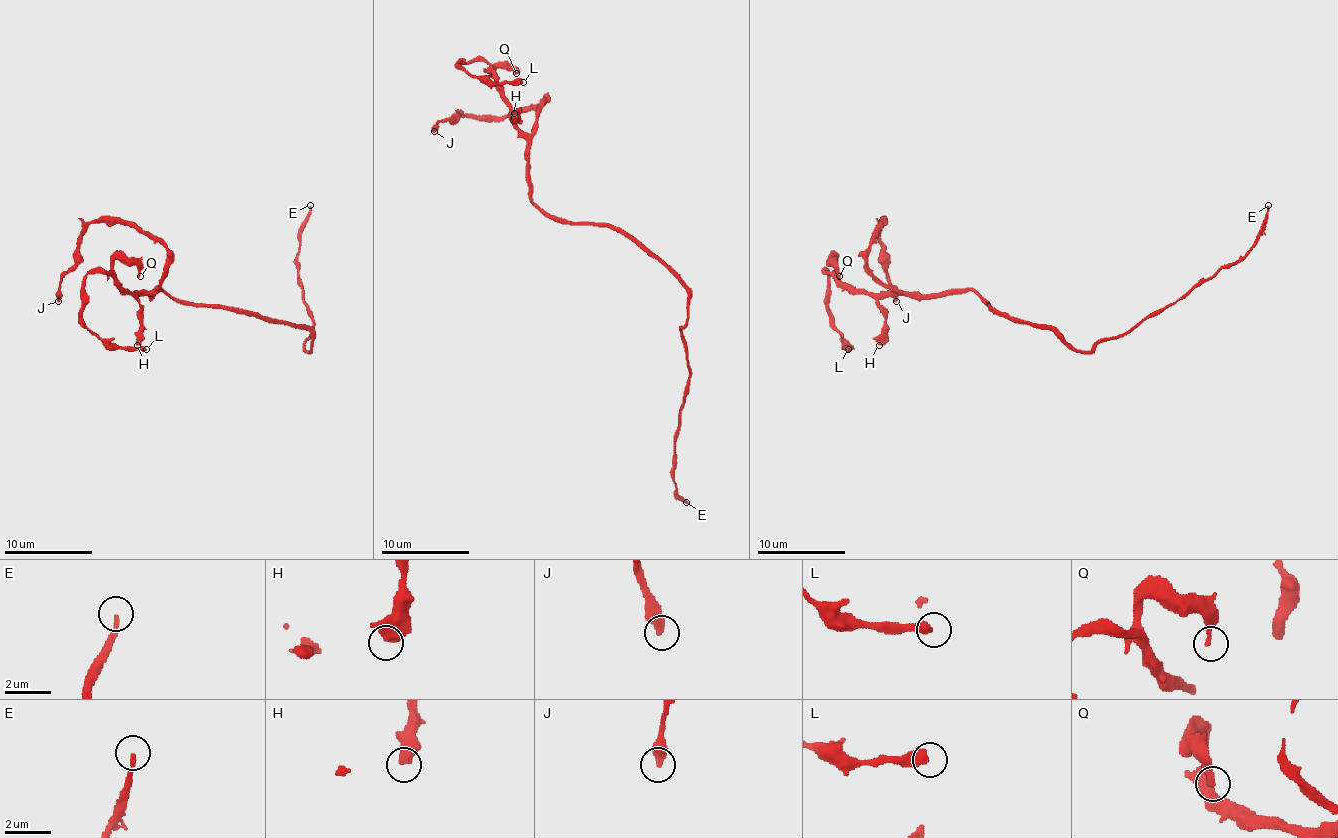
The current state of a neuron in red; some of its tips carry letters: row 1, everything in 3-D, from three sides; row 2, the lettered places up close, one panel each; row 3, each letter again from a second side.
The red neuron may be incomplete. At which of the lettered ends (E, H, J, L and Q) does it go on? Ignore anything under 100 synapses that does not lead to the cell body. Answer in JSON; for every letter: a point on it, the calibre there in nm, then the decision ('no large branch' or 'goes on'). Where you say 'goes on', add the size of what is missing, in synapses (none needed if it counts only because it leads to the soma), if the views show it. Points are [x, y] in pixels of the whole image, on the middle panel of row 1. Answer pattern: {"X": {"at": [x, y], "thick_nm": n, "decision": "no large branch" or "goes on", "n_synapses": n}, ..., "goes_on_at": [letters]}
{"E": {"at": [686, 502], "thick_nm": 170, "decision": "goes on", "n_synapses": 350}, "H": {"at": [514, 113], "thick_nm": 600, "decision": "no large branch"}, "J": {"at": [434, 131], "thick_nm": 480, "decision": "no large branch"}, "L": {"at": [523, 82], "thick_nm": 440, "decision": "no large branch"}, "Q": {"at": [516, 73], "thick_nm": 220, "decision": "no large branch"}, "goes_on_at": ["E"]}

